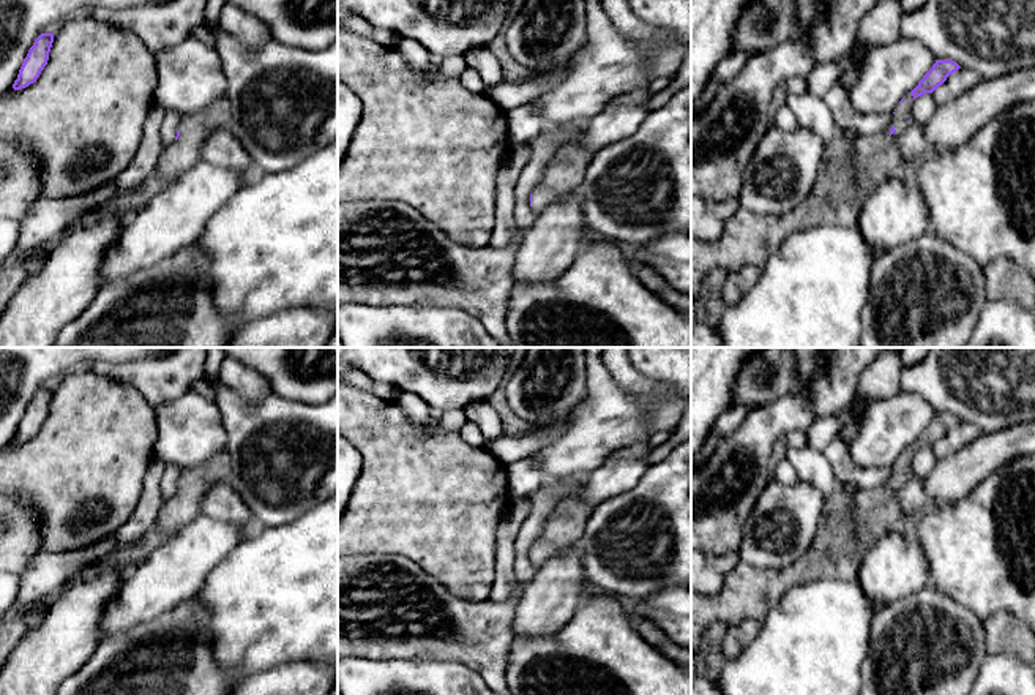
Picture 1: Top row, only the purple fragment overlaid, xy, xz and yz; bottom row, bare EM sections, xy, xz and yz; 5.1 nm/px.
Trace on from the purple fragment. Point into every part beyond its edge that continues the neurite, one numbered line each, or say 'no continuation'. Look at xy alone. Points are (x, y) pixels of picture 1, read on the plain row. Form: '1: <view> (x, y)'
1: xy (194, 482)

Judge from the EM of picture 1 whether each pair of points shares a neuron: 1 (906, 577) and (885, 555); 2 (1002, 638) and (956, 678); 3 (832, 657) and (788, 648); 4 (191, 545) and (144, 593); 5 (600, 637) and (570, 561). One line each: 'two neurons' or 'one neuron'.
1: one neuron
2: two neurons
3: one neuron
4: one neuron
5: two neurons

